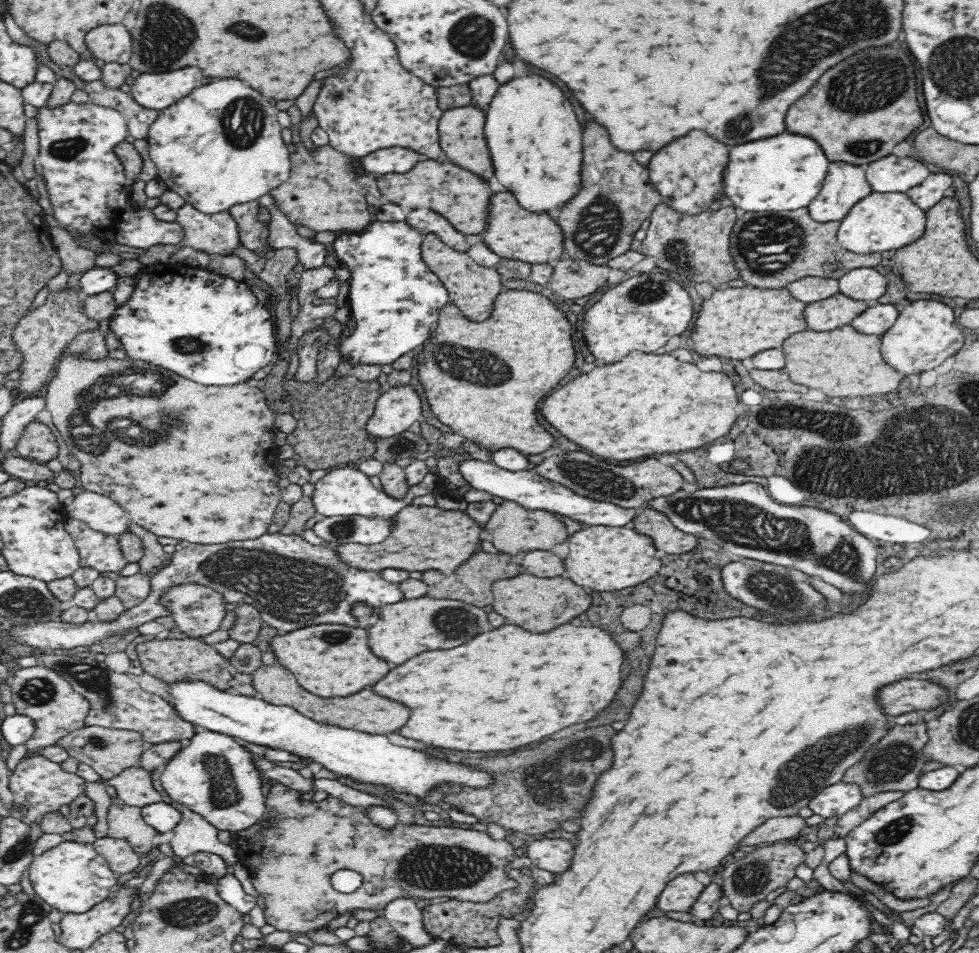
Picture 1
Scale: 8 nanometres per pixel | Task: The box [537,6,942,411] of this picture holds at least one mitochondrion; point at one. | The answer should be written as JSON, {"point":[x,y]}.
{"point":[877,79]}

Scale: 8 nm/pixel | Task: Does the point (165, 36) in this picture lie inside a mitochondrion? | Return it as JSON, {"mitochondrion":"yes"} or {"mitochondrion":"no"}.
{"mitochondrion":"yes"}

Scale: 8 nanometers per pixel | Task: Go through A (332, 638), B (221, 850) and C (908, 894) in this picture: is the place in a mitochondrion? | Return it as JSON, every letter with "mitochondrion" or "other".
{"A":"mitochondrion","B":"other","C":"other"}

